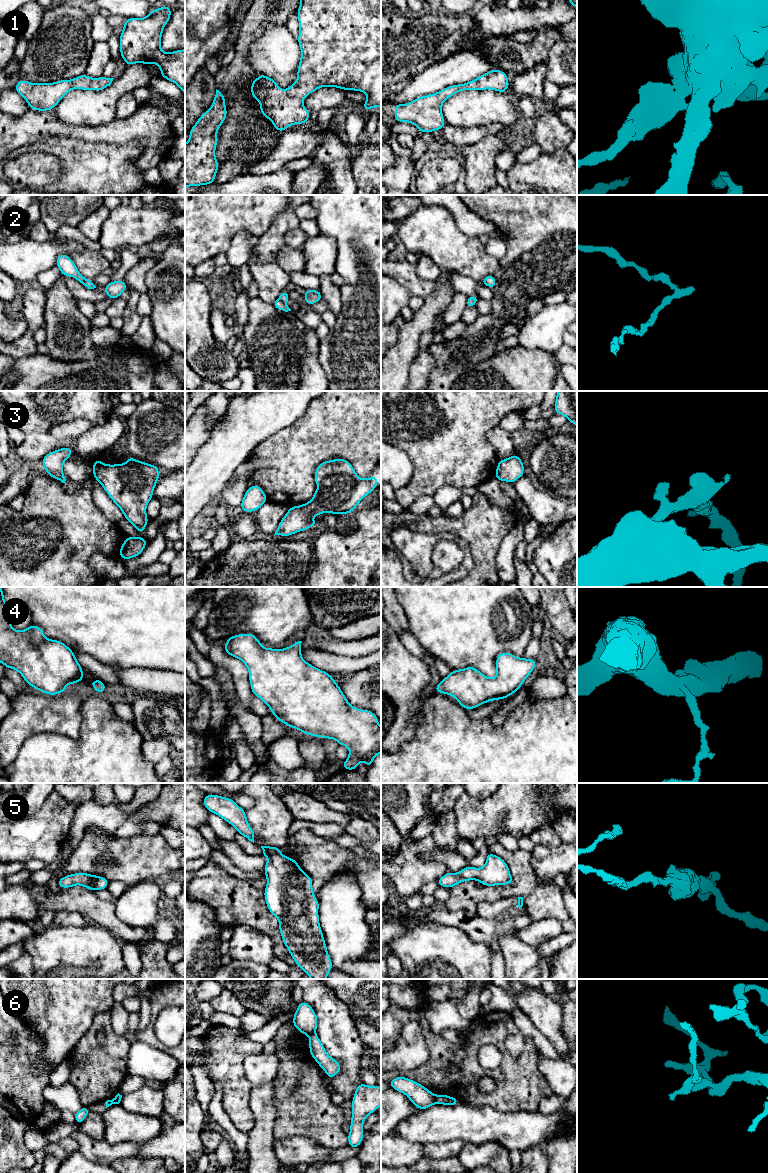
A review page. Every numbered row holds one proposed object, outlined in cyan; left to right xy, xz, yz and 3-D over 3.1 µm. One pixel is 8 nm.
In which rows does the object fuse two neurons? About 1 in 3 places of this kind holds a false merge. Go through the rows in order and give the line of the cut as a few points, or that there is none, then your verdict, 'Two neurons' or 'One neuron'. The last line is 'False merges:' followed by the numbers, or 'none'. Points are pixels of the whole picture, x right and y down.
1: No split. One neuron
2: Split along xz (279, 298), (285, 303). Two neurons
3: No split. One neuron
4: No split. One neuron
5: No split. One neuron
6: Split along yz (434, 1096), (436, 1103). Two neurons
False merges: 2, 6

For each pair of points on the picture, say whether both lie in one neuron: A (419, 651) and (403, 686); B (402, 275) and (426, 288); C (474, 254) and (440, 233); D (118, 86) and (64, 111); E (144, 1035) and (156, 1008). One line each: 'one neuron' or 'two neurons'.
A: two neurons
B: one neuron
C: one neuron
D: one neuron
E: one neuron

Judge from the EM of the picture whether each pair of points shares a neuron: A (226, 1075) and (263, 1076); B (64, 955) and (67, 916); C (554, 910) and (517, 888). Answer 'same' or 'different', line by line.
A: different
B: different
C: different

